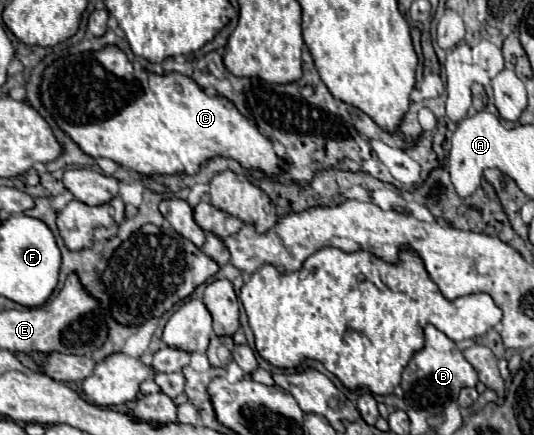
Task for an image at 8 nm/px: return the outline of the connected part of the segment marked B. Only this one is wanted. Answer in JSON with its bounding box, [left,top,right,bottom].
[402,324,478,416]

